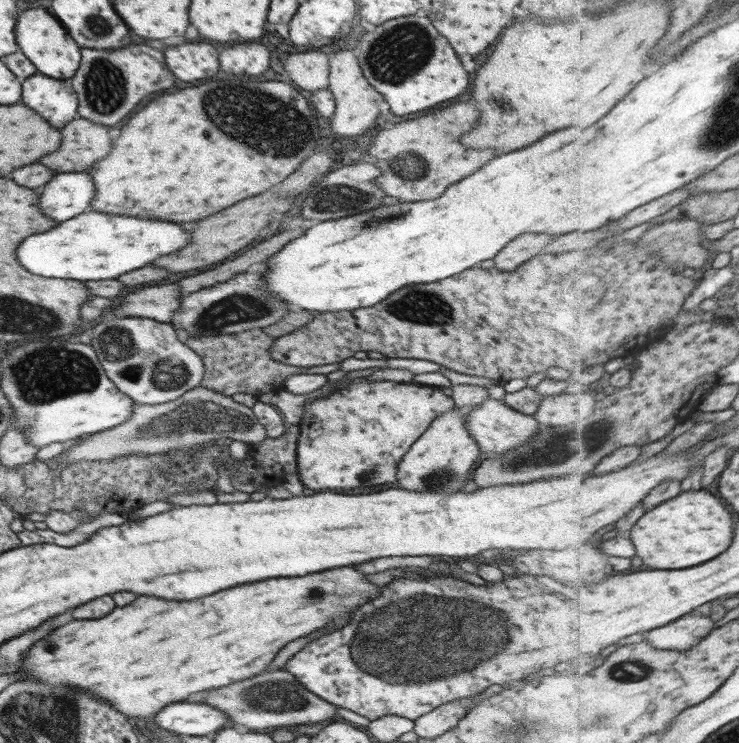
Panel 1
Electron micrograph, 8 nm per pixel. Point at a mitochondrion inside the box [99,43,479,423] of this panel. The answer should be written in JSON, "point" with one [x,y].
{"point":[268,121]}

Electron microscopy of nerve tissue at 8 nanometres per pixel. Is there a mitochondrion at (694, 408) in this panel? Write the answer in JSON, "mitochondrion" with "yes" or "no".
{"mitochondrion":"no"}

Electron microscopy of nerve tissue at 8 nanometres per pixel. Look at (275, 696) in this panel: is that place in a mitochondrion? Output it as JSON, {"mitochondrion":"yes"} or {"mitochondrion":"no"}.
{"mitochondrion":"yes"}

